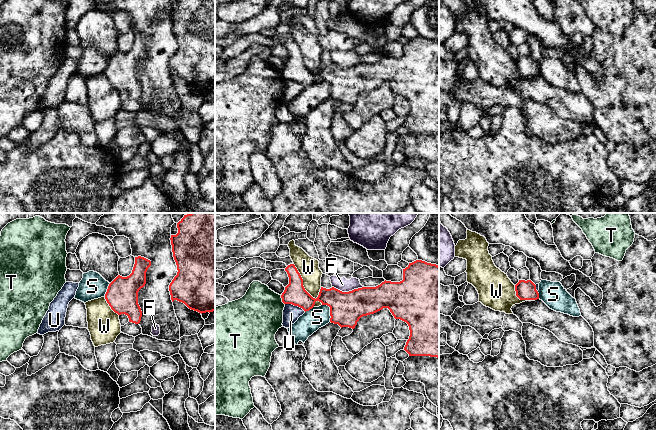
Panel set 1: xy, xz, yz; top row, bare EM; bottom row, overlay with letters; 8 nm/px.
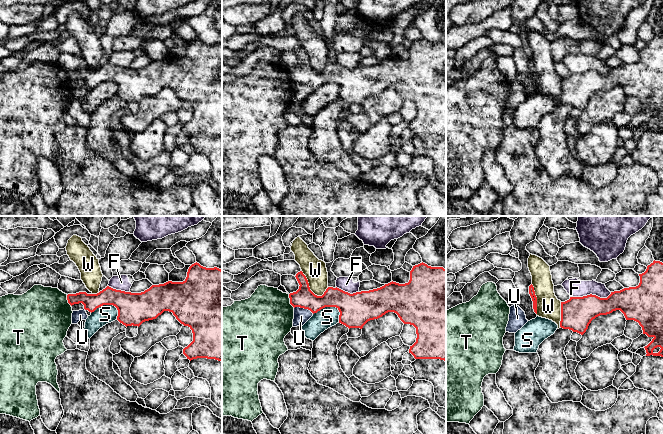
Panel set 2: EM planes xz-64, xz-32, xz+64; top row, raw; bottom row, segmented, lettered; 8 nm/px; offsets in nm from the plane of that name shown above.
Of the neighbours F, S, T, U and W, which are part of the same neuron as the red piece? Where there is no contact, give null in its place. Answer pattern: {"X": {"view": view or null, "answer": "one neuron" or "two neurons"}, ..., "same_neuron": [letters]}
{"F": {"view": "xz", "answer": "two neurons"}, "S": {"view": "xz", "answer": "two neurons"}, "T": {"view": "xz", "answer": "two neurons"}, "U": {"view": "xz", "answer": "two neurons"}, "W": {"view": "xz", "answer": "two neurons"}, "same_neuron": []}

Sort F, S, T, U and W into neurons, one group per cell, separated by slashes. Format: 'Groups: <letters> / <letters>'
Groups: F / S / T / U / W

